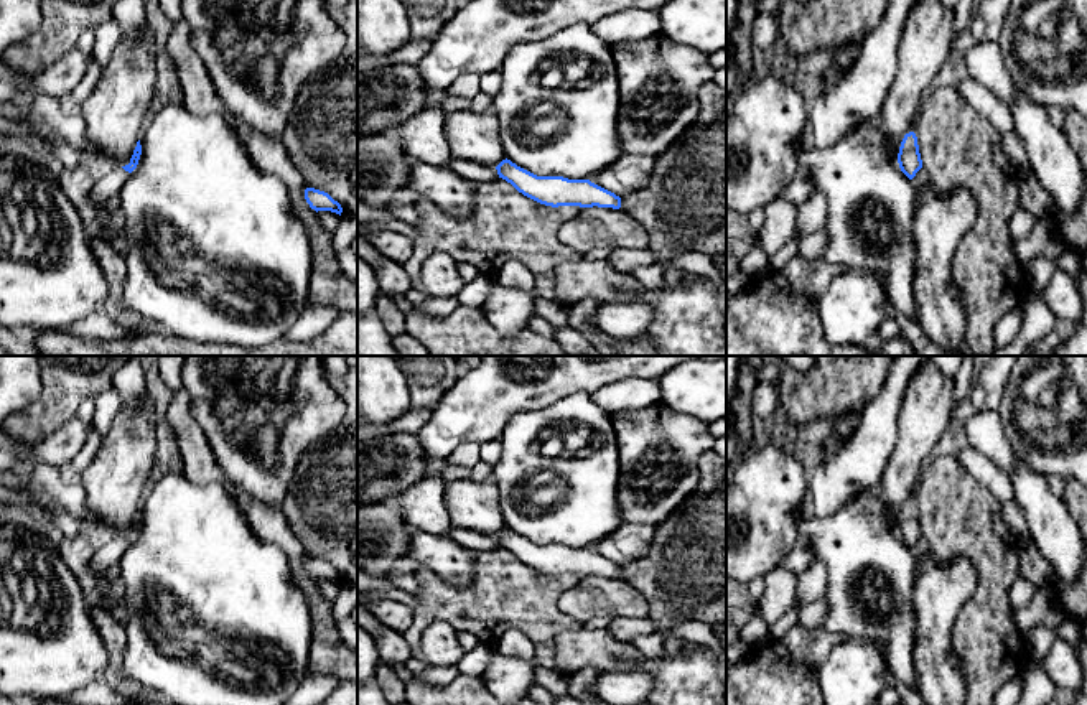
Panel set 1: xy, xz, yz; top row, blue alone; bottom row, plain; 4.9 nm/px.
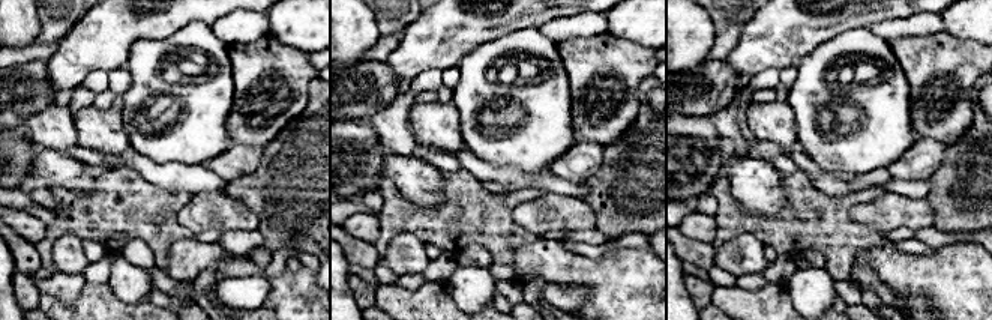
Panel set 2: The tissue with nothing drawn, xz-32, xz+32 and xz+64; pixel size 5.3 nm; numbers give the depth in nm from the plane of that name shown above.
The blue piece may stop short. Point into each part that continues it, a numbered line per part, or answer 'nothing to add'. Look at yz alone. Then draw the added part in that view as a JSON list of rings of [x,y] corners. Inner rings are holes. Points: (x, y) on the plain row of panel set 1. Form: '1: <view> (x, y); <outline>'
nothing to add

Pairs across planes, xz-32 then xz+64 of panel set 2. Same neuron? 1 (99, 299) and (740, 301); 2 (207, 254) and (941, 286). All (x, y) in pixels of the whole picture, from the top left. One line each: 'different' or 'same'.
1: same
2: same

